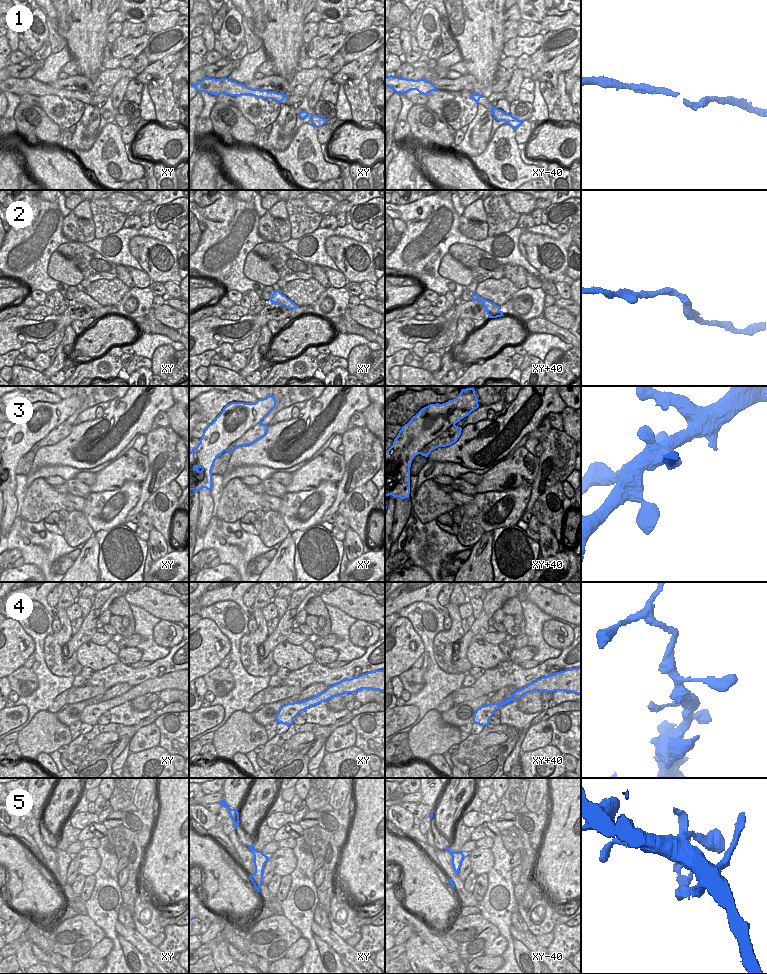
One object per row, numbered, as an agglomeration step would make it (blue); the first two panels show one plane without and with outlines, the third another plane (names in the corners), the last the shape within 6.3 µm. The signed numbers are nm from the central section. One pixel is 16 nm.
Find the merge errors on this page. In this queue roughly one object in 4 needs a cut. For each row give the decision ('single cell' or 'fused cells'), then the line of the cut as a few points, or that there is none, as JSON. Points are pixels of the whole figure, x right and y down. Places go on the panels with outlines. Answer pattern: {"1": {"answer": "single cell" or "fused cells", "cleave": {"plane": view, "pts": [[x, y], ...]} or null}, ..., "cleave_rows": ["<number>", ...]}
{"1": {"answer": "single cell", "cleave": null}, "2": {"answer": "single cell", "cleave": null}, "3": {"answer": "fused cells", "cleave": {"plane": "xy+40", "pts": [[454, 424], [427, 443], [418, 453]]}}, "4": {"answer": "single cell", "cleave": null}, "5": {"answer": "single cell", "cleave": null}, "cleave_rows": ["3"]}

